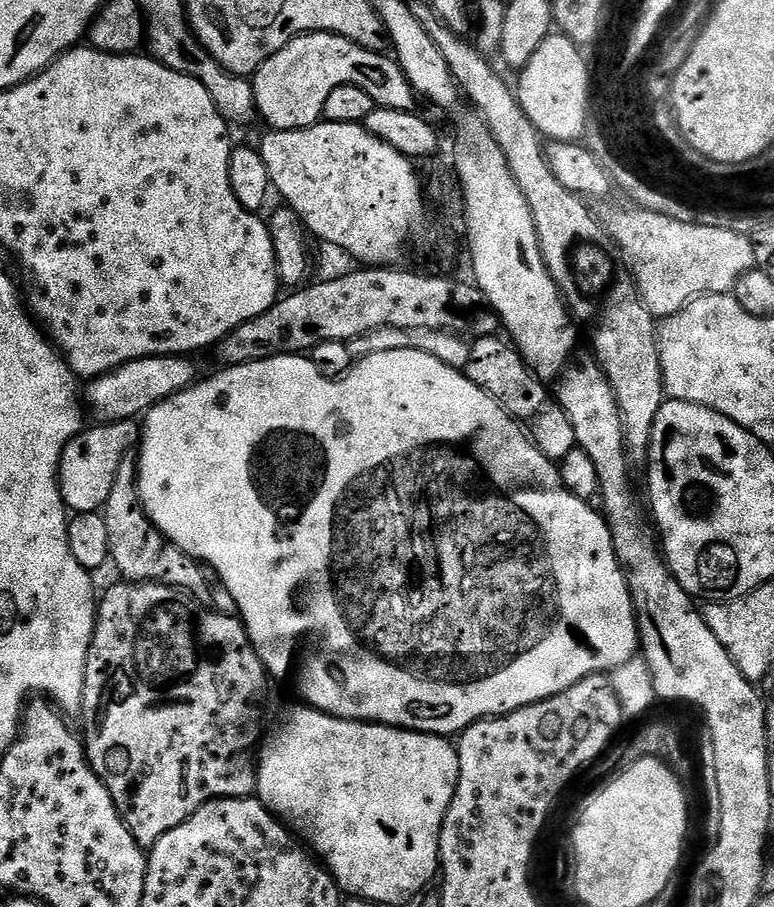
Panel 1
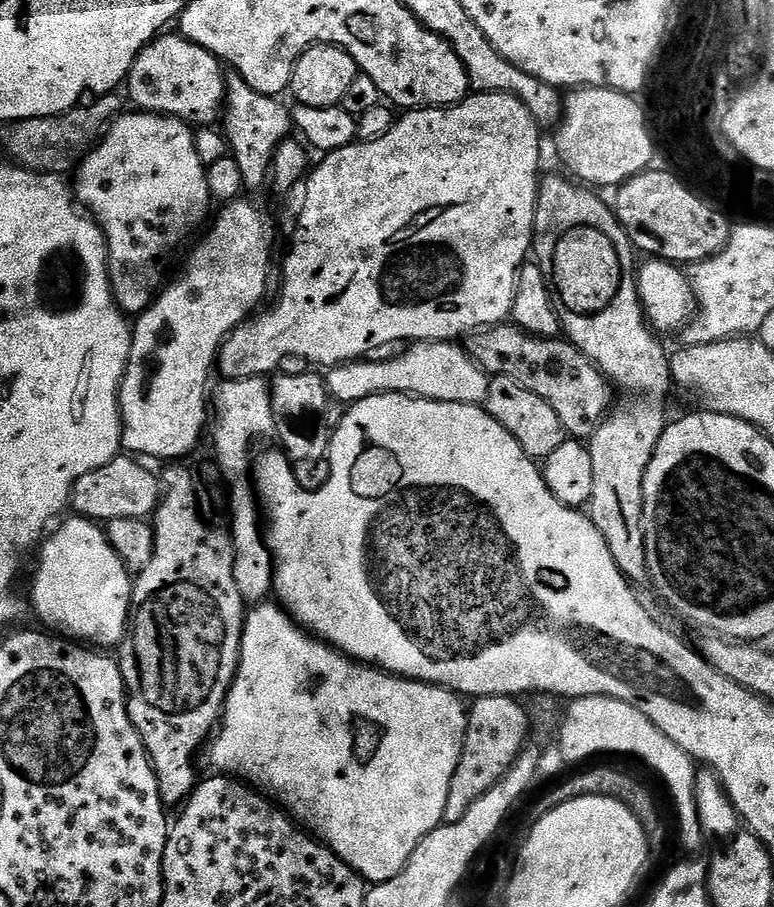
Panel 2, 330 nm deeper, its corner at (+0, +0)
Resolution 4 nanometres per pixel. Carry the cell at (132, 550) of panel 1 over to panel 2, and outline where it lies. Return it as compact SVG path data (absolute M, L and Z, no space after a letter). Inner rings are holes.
M128 454L114 457L106 466L98 466L98 470L90 470L90 474L82 474L72 487L71 507L77 508L81 517L93 522L107 522L114 518L151 517L160 507L160 476L147 468L147 463Z

